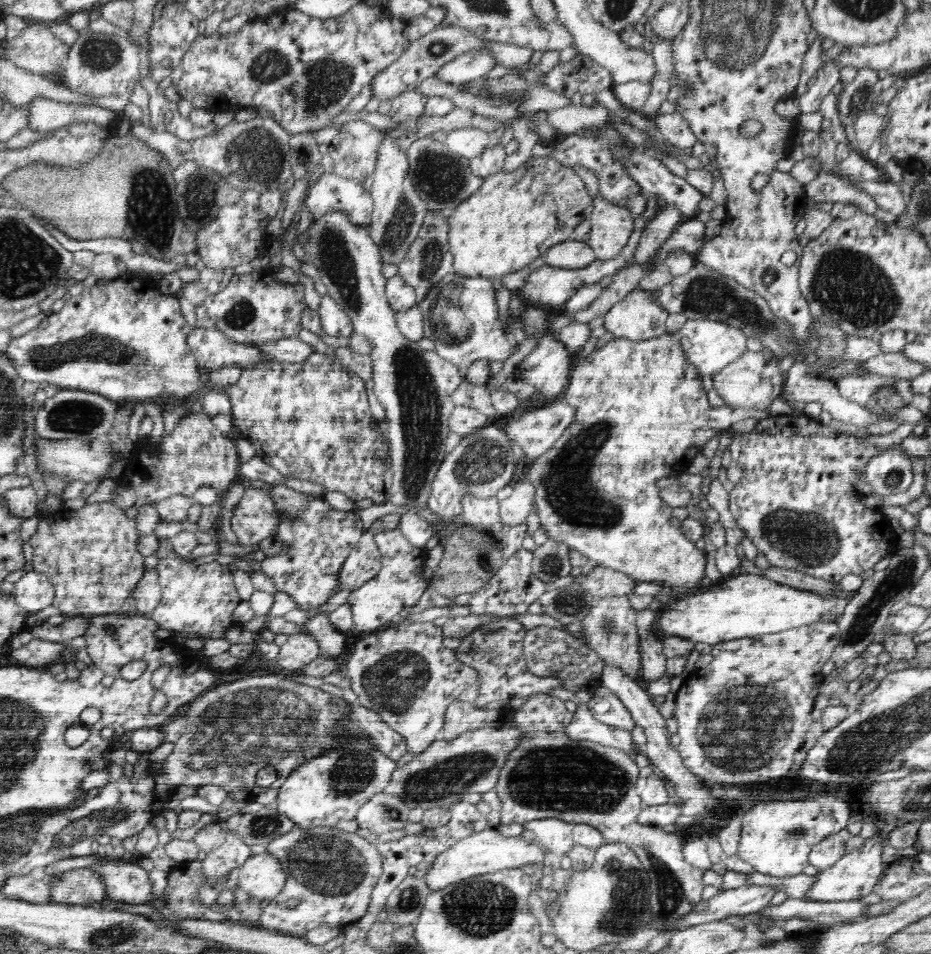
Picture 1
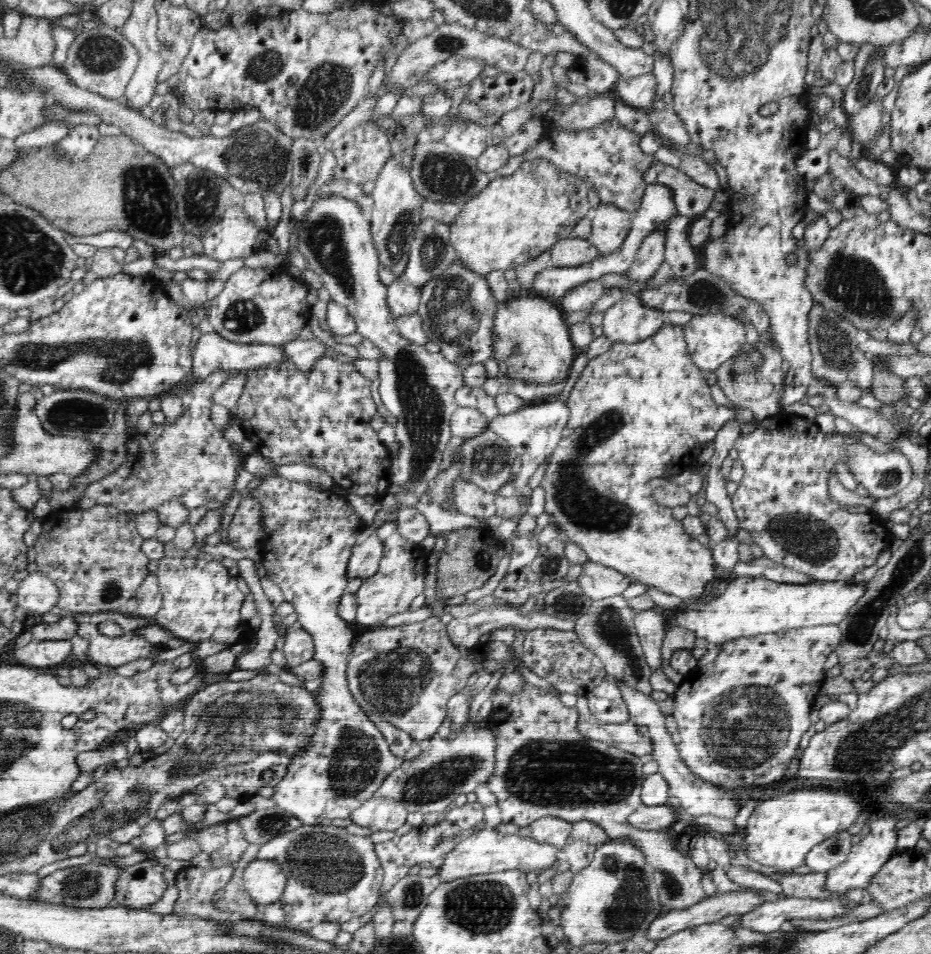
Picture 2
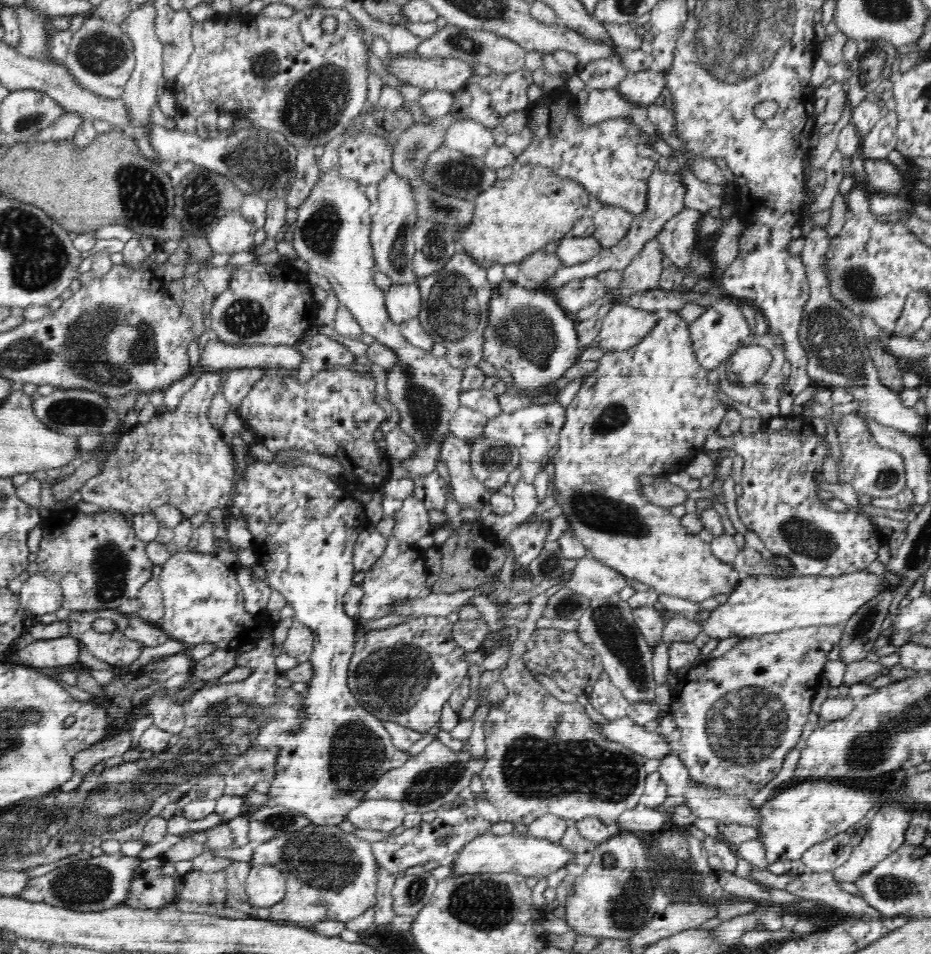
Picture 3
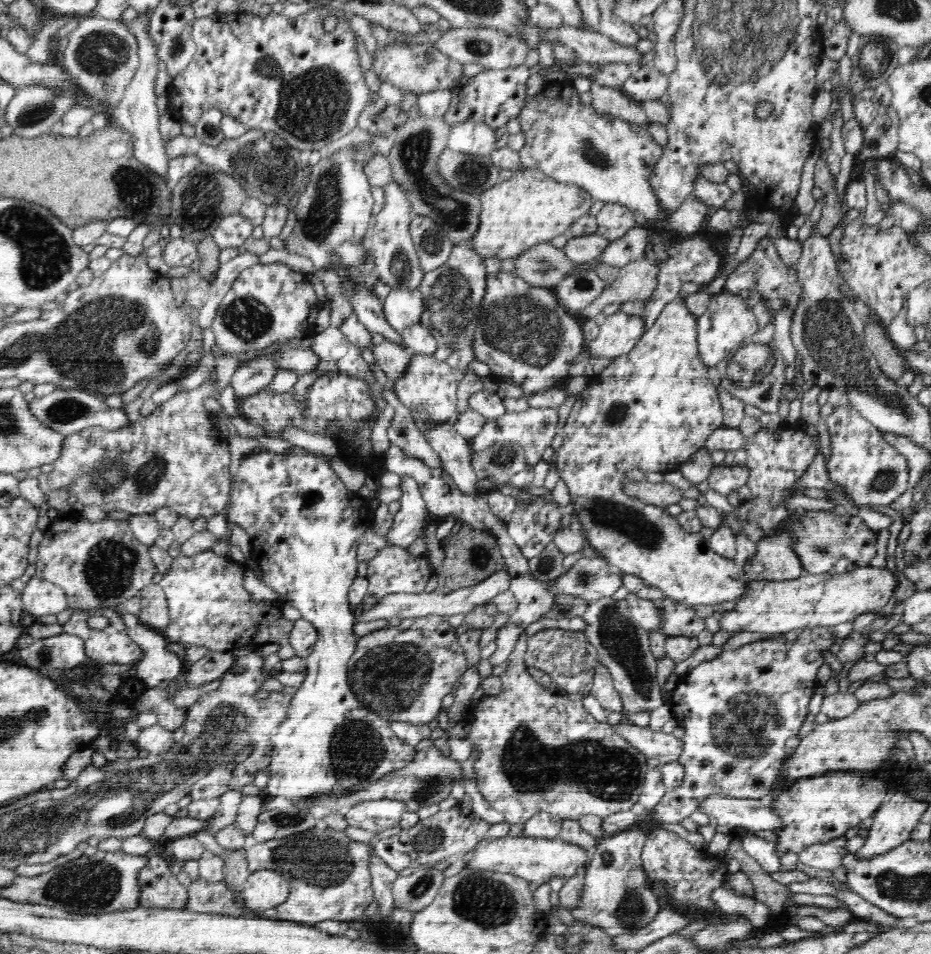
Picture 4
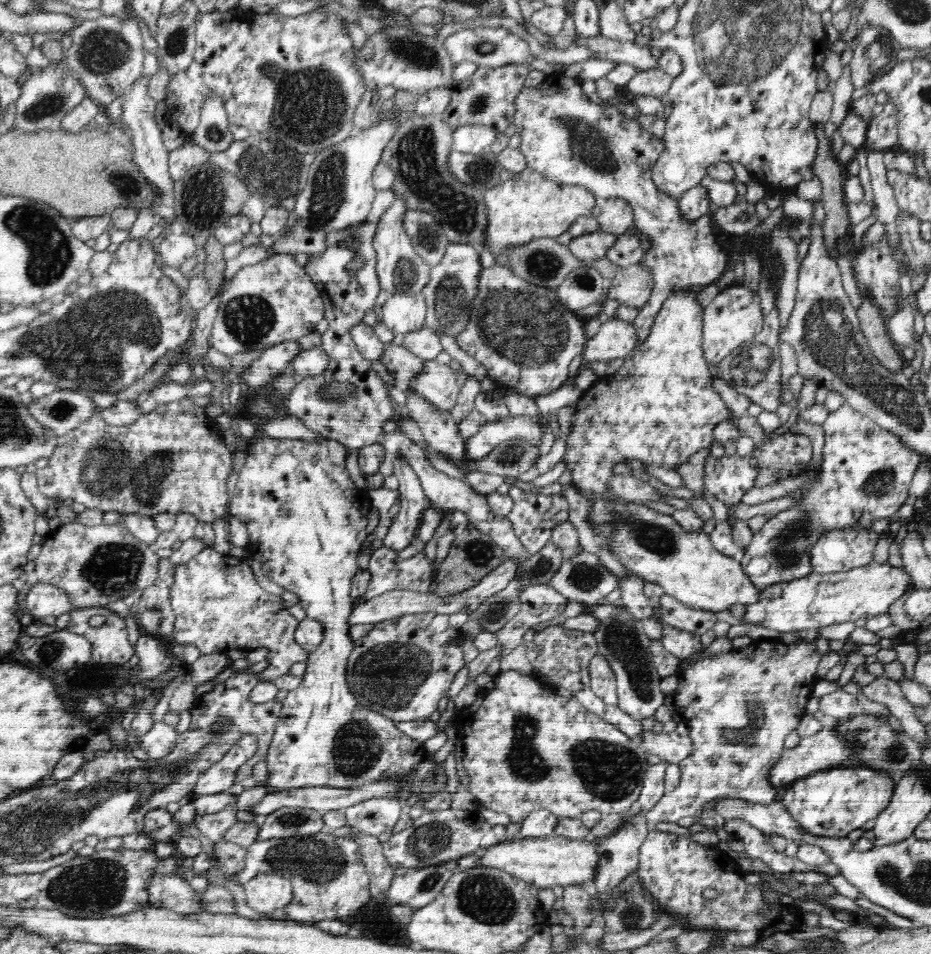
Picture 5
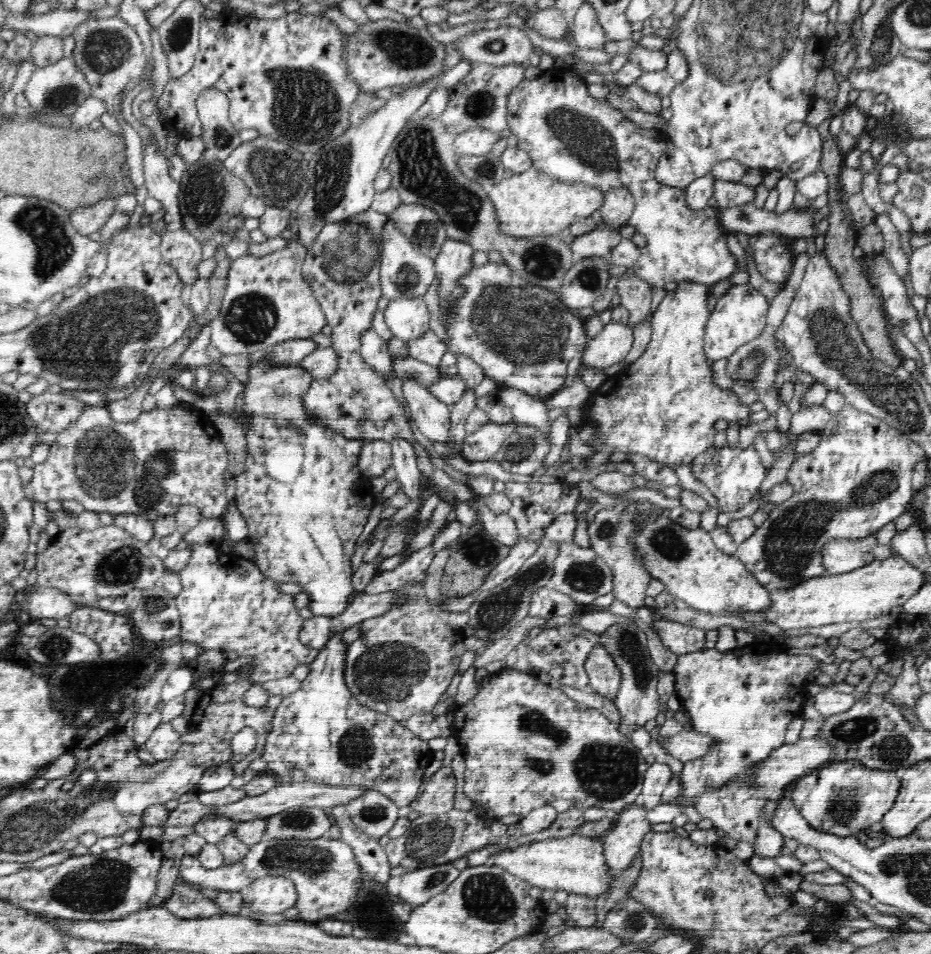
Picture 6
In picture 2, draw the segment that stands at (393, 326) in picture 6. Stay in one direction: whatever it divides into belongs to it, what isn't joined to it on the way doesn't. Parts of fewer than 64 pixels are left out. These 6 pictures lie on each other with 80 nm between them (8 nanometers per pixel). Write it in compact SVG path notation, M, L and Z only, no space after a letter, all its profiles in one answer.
M397 278L387 286L387 303L394 318L416 313L421 299L421 289L404 278Z

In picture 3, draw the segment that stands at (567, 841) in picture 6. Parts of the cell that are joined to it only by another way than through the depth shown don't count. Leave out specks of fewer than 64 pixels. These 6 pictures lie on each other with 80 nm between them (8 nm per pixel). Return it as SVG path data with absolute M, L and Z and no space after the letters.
M487 832L467 842L452 859L451 874L498 874L511 872L519 875L535 876L538 880L547 877L571 863L570 851L562 844L554 844L549 840L526 835L494 835Z

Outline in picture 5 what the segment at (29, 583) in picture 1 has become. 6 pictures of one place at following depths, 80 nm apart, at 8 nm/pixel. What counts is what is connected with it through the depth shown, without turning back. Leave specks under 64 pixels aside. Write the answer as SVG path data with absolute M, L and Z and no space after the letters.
M35 583L26 594L25 612L41 620L47 616L59 617L74 610L64 590L50 583Z

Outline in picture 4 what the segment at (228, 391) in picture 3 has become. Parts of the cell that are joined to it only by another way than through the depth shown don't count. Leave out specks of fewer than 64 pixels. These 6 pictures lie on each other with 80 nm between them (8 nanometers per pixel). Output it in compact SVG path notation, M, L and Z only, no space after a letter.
M260 356L247 364L238 366L229 382L234 389L235 402L243 400L252 393L268 387L279 369L273 361L273 356Z

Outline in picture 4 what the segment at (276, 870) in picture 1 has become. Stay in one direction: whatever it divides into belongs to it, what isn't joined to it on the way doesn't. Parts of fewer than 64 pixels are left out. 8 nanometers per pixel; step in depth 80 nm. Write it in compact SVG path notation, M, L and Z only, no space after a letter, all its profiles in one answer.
M262 869L249 873L242 889L245 905L255 915L260 915L268 908L276 908L286 902L289 882L286 876L278 871Z

